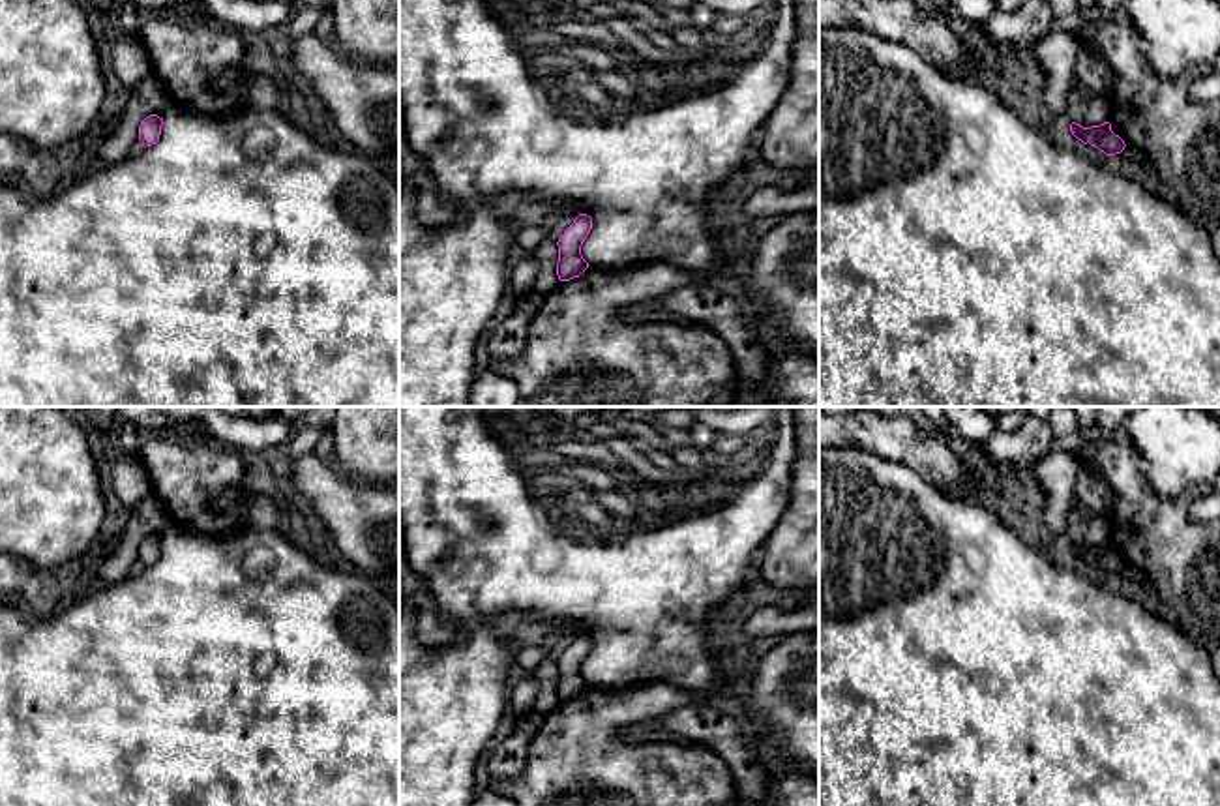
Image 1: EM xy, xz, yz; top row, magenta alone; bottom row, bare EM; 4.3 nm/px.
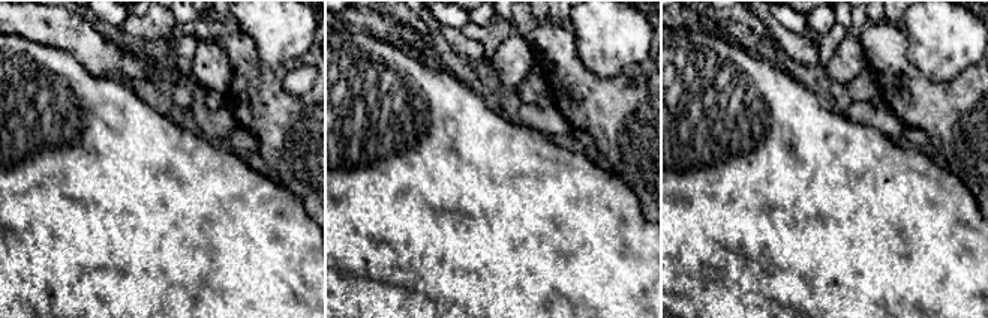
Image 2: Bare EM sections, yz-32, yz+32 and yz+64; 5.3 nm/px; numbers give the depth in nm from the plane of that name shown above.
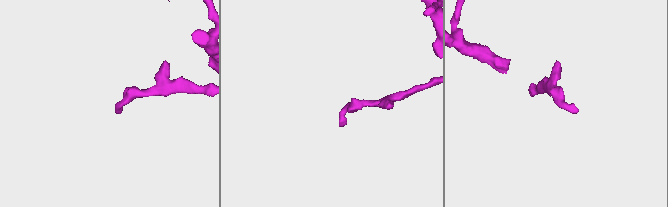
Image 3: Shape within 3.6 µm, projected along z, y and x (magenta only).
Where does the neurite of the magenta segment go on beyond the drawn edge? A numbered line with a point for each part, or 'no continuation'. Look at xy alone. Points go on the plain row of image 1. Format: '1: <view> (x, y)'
no continuation

